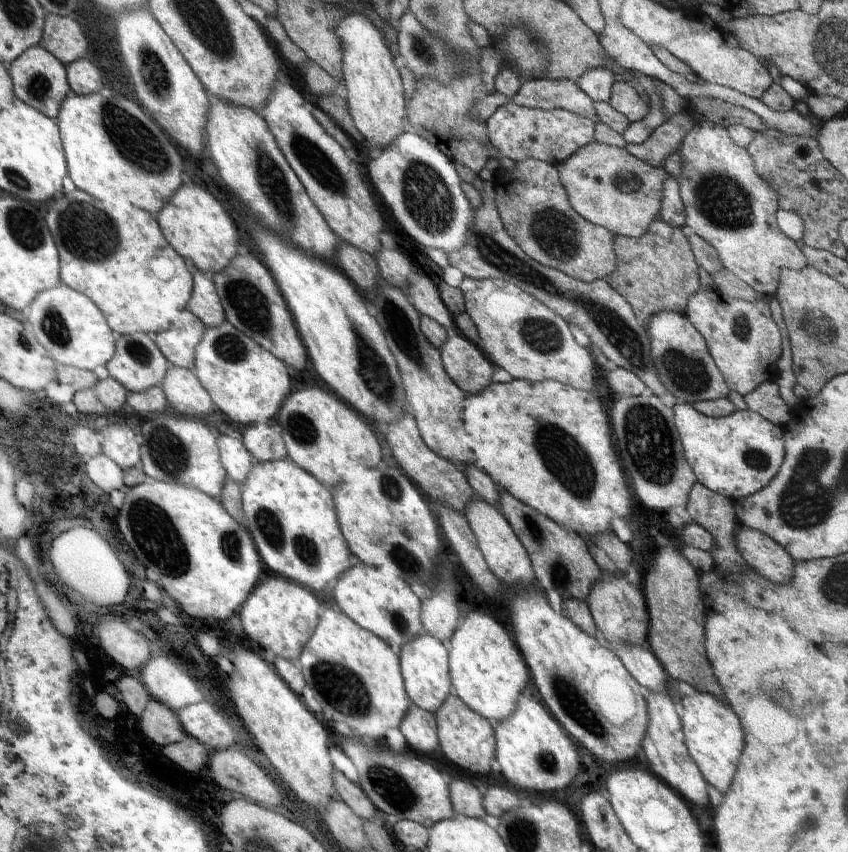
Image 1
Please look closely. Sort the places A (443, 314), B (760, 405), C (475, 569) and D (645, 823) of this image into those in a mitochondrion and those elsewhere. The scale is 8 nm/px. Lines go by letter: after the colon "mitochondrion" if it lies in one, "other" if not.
A: other
B: other
C: other
D: other

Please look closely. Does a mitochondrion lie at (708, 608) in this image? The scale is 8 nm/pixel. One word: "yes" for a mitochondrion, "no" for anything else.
no

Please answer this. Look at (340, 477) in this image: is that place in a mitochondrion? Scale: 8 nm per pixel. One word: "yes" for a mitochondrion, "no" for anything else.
no

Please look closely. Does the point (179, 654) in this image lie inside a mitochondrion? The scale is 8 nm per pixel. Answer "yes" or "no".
no

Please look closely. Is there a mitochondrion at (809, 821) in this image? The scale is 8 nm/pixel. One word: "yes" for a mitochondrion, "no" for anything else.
yes

